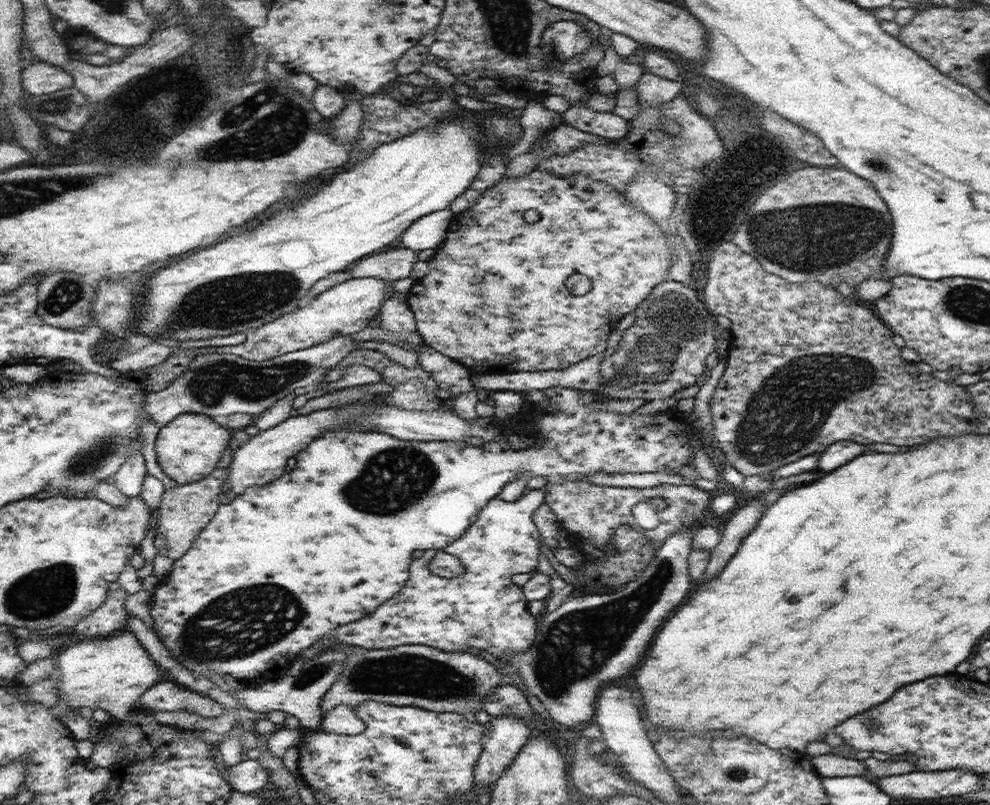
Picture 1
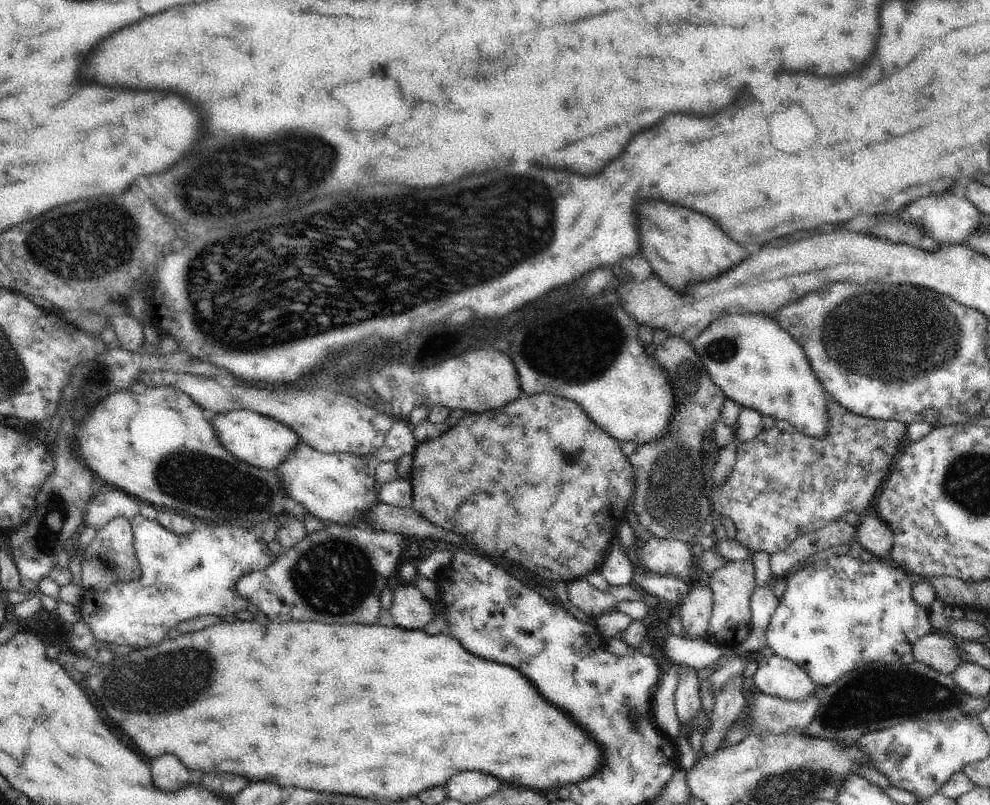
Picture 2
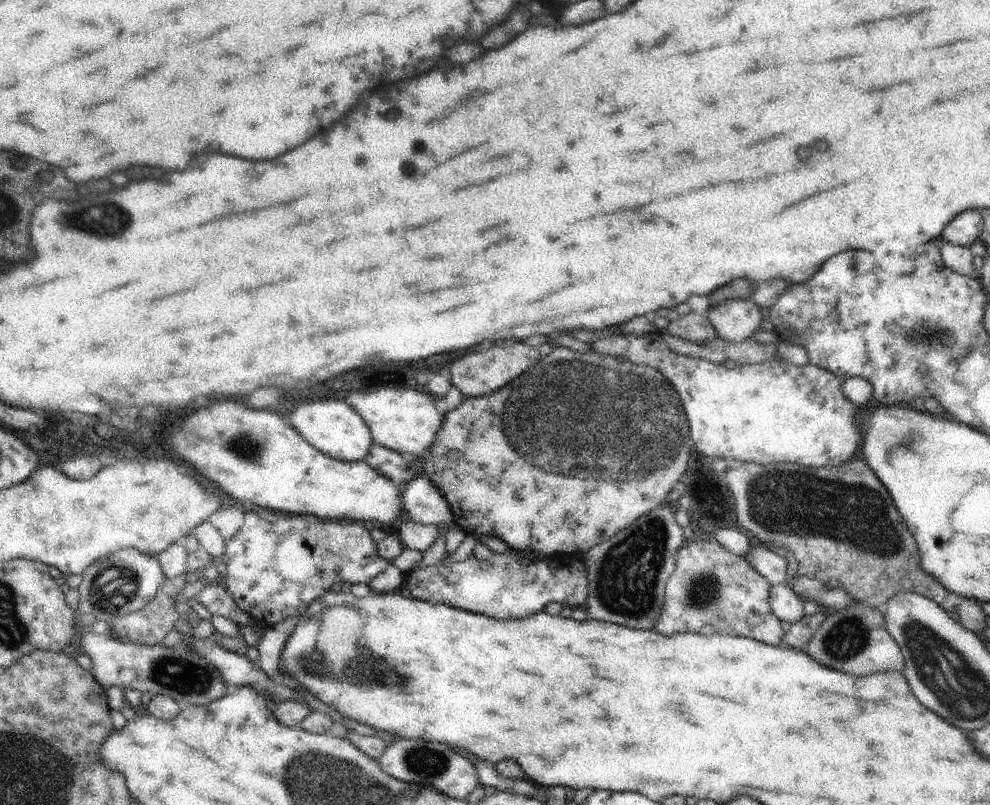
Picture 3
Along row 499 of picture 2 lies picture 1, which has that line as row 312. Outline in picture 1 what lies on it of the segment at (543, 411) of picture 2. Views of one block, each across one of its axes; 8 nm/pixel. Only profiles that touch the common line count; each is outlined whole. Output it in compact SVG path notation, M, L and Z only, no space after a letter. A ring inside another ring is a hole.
M534 169L528 174L518 175L518 177L502 177L492 187L480 193L480 197L476 199L474 205L464 209L458 215L453 215L450 227L446 231L446 239L436 249L435 256L428 260L430 272L416 280L417 286L407 293L407 303L414 313L417 331L420 333L422 340L440 354L463 364L470 370L470 373L474 372L479 375L560 370L568 368L589 356L607 353L606 341L620 319L625 314L634 312L638 305L644 302L648 294L654 290L655 286L669 278L669 268L674 264L671 256L672 244L670 240L666 229L658 225L644 209L634 207L626 199L625 193L614 191L608 183L594 180L582 173L558 177L556 173ZM531 208L539 212L539 219L534 223L524 221L524 212ZM574 272L580 272L580 274L588 276L594 290L589 291L584 296L574 296L572 292L568 292L564 282Z

